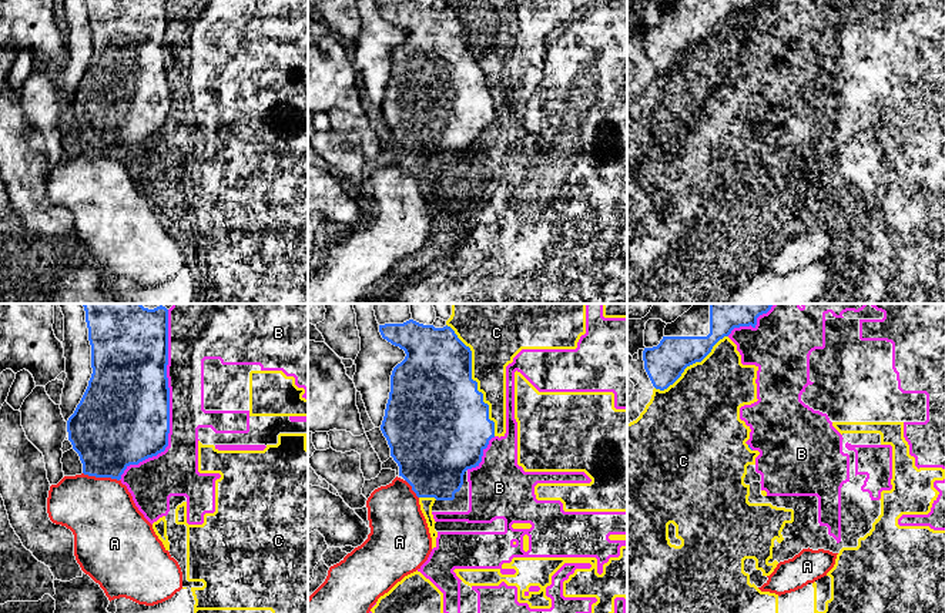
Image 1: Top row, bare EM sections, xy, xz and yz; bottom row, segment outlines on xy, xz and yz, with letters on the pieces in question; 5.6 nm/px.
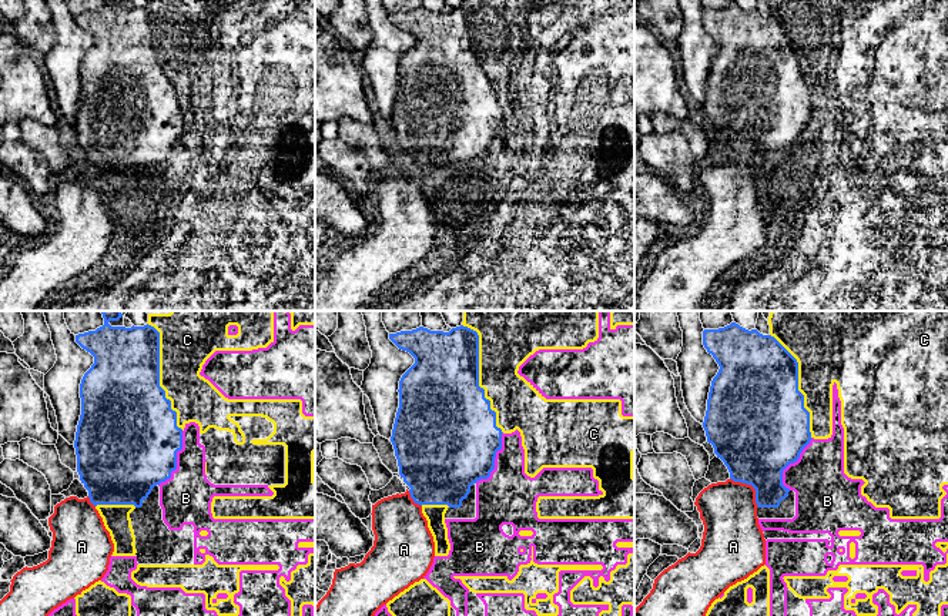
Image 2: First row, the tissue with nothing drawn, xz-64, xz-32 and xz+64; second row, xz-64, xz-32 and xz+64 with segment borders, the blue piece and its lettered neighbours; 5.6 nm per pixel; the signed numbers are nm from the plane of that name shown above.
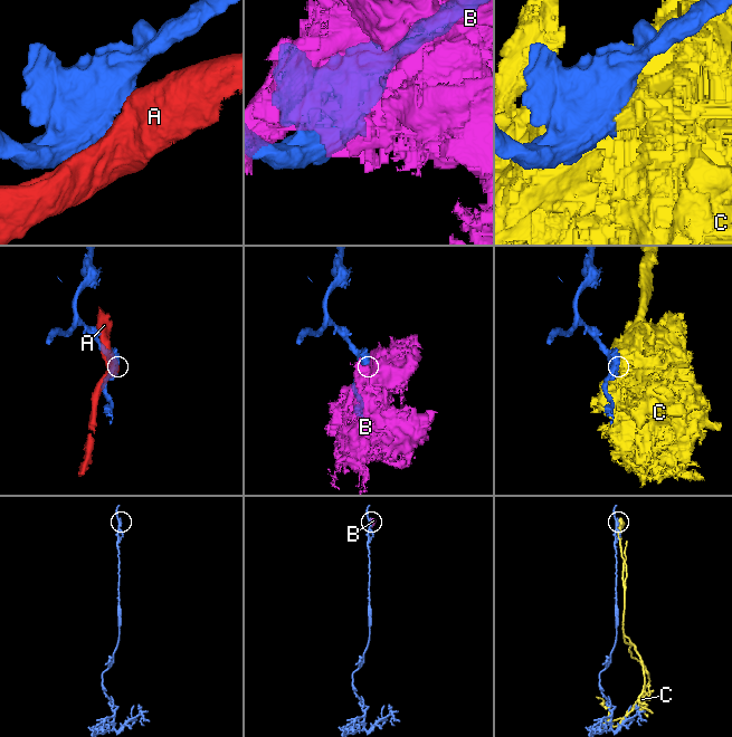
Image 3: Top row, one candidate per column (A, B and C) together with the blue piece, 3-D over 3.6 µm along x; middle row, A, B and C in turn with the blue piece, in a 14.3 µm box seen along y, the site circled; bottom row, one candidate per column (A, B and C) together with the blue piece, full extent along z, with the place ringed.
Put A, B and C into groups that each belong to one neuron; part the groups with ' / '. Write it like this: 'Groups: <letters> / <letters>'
Groups: A / B C

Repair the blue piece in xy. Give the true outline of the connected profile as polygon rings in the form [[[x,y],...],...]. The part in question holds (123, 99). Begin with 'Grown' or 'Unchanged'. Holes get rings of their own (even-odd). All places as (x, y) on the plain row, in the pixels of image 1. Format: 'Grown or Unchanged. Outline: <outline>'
Unchanged. Outline: [[[86,0],[86,3],[93,54],[80,84],[67,101],[68,121],[80,137],[84,155],[120,161],[130,145],[157,137],[168,127],[168,0]]]

